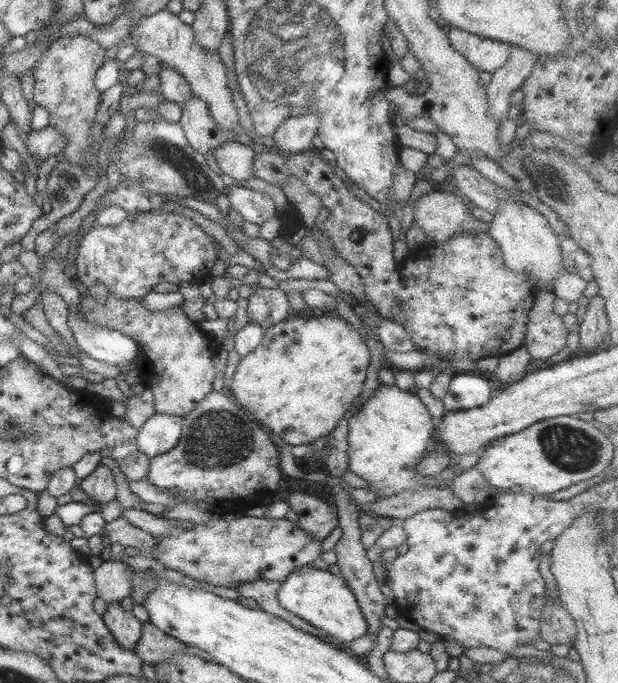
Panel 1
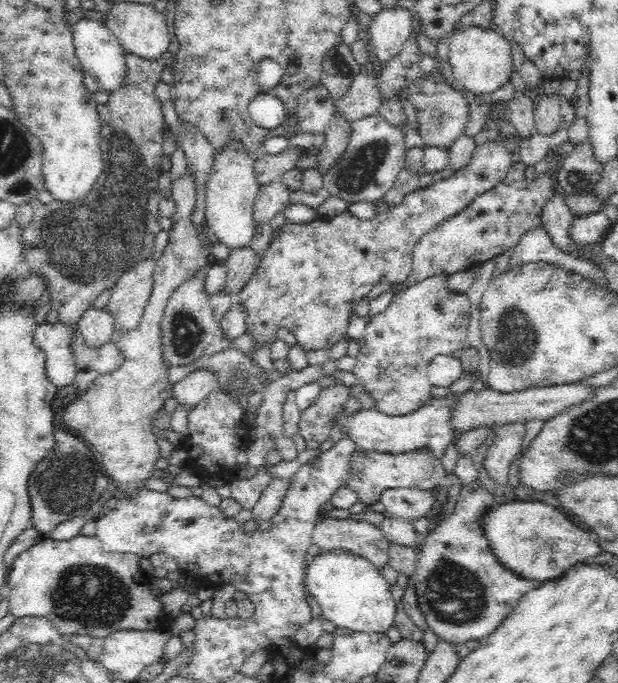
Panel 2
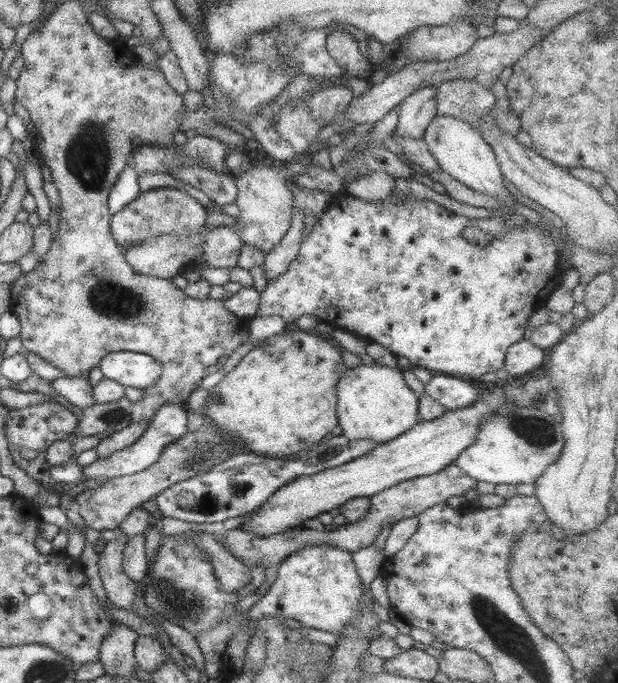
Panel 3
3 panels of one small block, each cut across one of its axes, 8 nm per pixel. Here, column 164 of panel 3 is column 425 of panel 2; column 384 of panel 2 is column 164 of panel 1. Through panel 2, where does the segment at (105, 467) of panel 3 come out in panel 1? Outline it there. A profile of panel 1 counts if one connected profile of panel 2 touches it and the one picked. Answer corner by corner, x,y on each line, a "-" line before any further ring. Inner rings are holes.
154,414
137,429
138,450
152,459
175,448
182,436
183,419
174,415

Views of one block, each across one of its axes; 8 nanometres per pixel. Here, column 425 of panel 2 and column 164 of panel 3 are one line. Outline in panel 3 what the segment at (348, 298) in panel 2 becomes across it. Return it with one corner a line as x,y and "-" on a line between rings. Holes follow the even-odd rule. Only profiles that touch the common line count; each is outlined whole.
159,188
142,191
136,200
129,202
120,212
113,214
110,230
118,246
128,248
136,246
144,238
162,234
176,234
176,236
192,236
204,227
208,216
207,209
192,195
176,188

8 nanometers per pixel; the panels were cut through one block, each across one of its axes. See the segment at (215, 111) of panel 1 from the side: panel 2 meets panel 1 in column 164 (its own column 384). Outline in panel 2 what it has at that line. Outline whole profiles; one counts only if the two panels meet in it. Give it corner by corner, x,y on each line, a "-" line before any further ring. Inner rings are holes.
400,6
383,8
371,18
370,46
381,64
385,65
411,38
413,32
412,16
414,9
403,9

